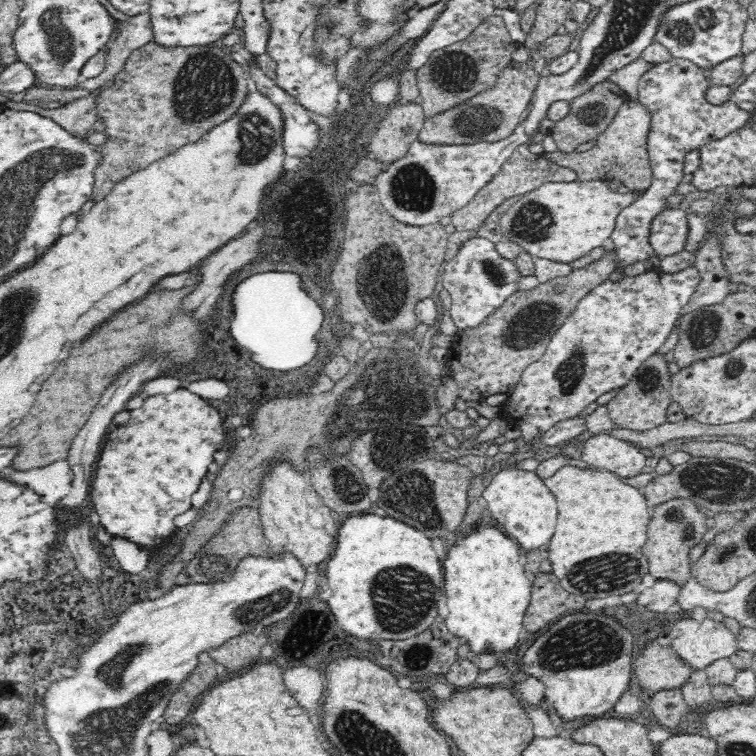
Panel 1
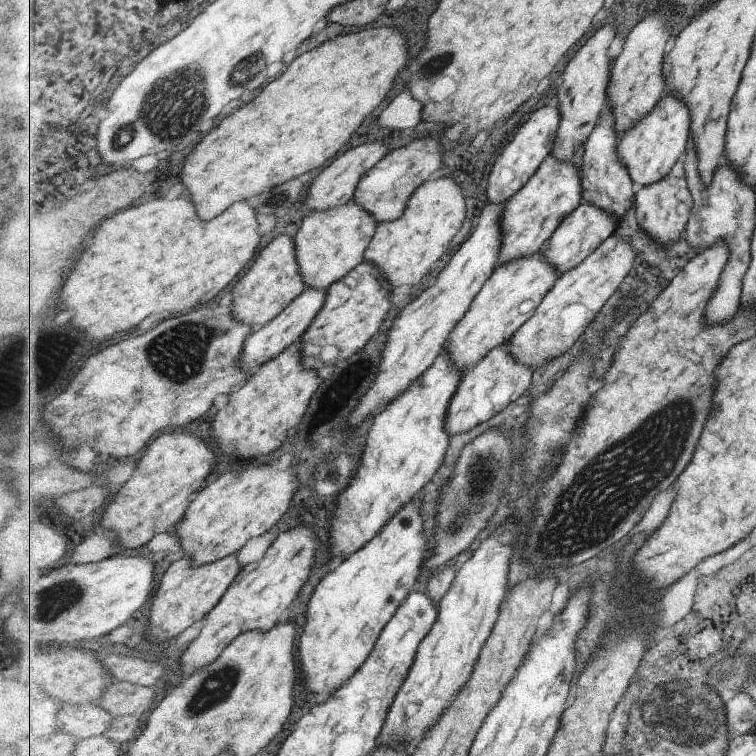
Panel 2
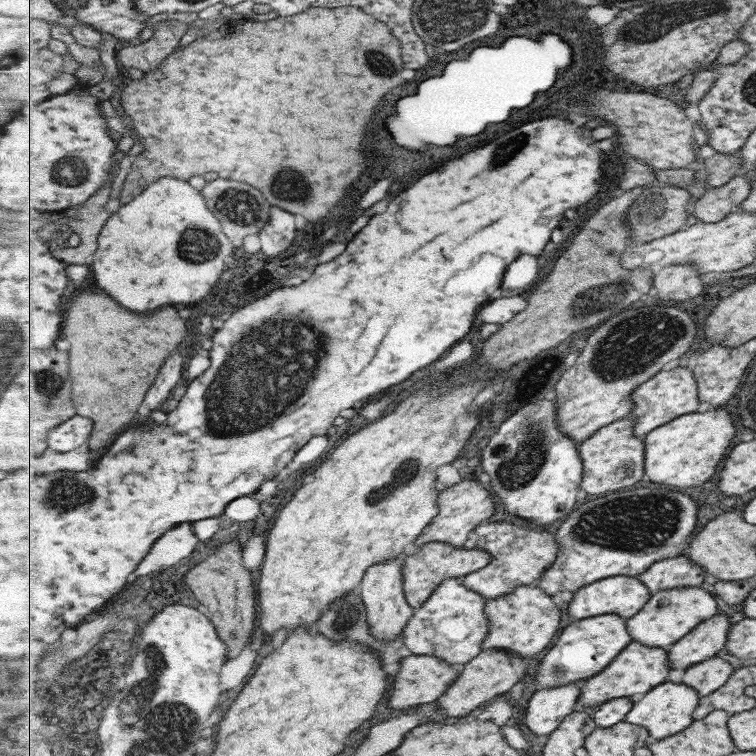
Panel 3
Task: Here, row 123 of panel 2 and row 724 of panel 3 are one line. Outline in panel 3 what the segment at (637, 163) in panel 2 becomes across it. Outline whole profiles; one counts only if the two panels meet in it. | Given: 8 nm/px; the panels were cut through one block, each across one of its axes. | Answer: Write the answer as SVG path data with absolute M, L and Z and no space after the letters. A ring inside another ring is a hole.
M667 681L653 688L646 695L637 697L626 721L643 725L651 733L652 740L661 741L688 729L696 721L694 712L698 710L701 702L702 696L691 685Z

